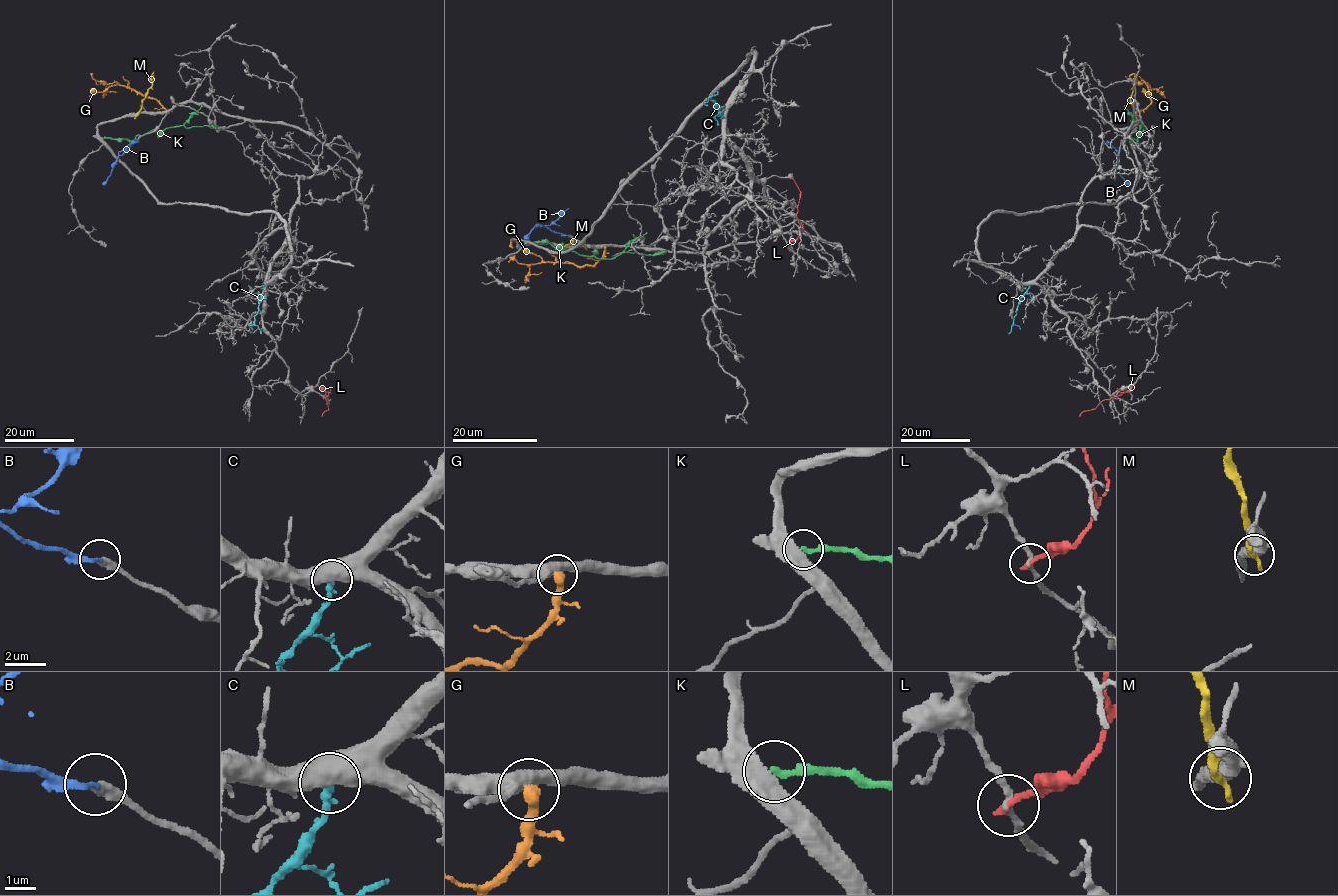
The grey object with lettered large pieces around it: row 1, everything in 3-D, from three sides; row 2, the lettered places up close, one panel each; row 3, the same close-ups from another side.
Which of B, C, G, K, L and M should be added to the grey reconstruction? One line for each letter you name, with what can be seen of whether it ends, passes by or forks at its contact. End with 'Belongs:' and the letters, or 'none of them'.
B: it ends
Belongs: B

